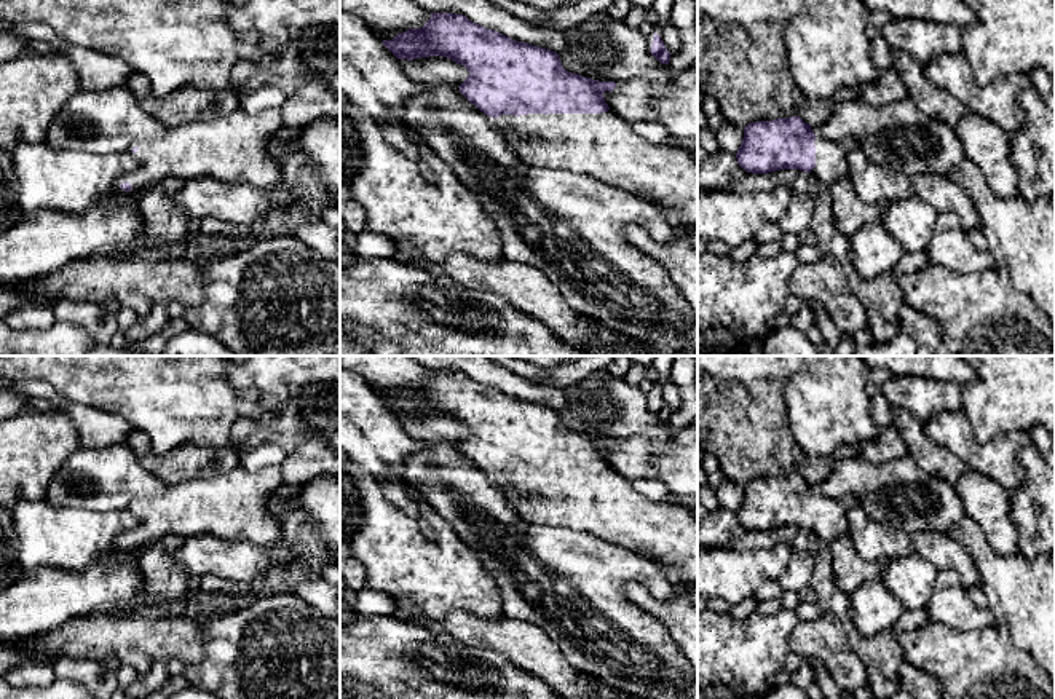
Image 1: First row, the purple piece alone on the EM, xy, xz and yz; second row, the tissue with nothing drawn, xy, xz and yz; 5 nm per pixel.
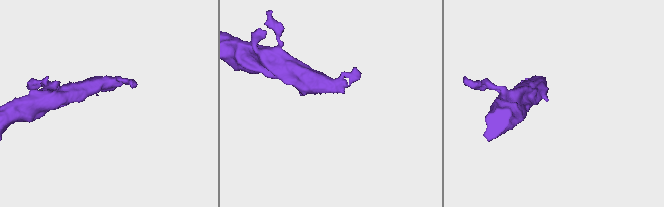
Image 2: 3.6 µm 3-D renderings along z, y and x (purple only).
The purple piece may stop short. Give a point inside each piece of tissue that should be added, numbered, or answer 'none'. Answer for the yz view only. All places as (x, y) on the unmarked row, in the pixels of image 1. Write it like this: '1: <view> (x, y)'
1: yz (830, 514)

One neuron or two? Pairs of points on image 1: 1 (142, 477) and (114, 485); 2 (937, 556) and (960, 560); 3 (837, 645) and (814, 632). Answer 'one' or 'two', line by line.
1: one
2: one
3: one

